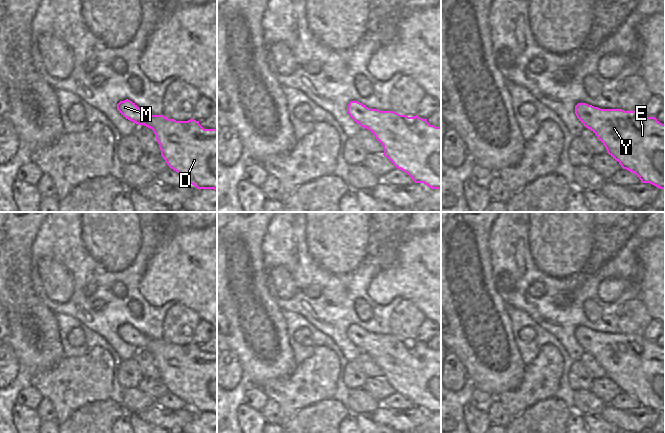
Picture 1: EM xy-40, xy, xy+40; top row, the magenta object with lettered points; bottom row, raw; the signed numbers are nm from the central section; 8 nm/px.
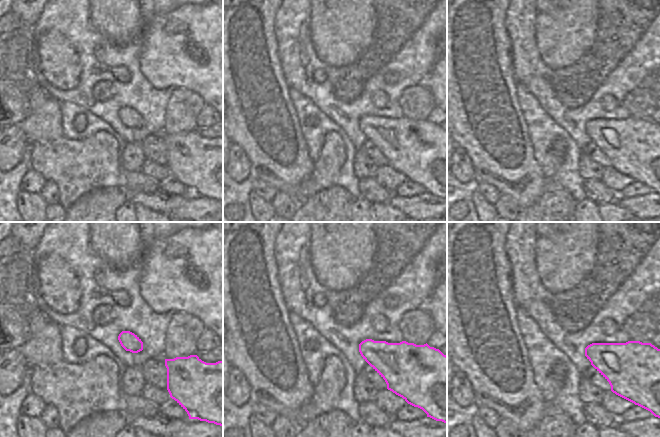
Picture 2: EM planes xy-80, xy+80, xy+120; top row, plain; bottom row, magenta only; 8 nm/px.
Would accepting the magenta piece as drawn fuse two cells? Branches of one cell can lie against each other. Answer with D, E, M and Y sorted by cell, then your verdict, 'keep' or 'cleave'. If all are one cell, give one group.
D E M Y; keep

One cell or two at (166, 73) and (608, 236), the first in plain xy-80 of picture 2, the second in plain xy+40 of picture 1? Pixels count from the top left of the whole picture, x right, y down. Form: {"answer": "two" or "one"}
{"answer": "two"}

